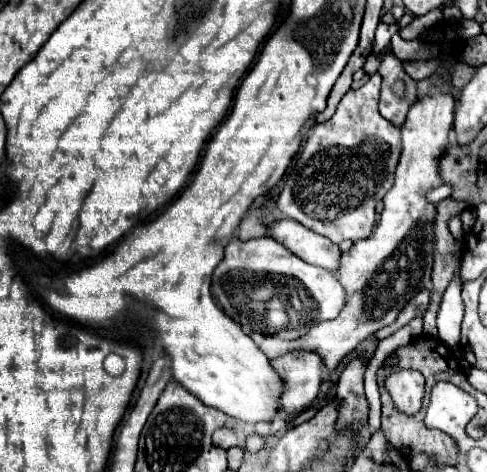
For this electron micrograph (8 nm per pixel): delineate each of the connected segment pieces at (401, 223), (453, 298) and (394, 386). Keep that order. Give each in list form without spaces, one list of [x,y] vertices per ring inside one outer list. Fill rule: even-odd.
[[[439,90],[409,108],[401,126],[403,152],[395,170],[395,184],[383,198],[385,208],[381,212],[381,220],[367,240],[355,242],[353,248],[341,256],[339,282],[347,290],[347,304],[335,320],[319,322],[303,338],[299,338],[299,346],[303,350],[321,354],[329,372],[335,370],[337,364],[363,340],[371,338],[379,328],[391,324],[407,300],[423,290],[423,276],[433,270],[433,226],[437,206],[431,204],[425,194],[443,184],[439,160],[449,146],[453,110],[453,96],[441,94]]]
[[[455,274],[453,282],[447,286],[439,316],[437,316],[437,328],[439,328],[439,340],[443,340],[449,348],[457,348],[459,344],[459,332],[461,332],[461,320],[463,320],[463,302],[461,302],[461,280]]]
[[[395,370],[385,384],[395,406],[401,412],[405,414],[419,412],[425,392],[425,380],[417,370]]]

